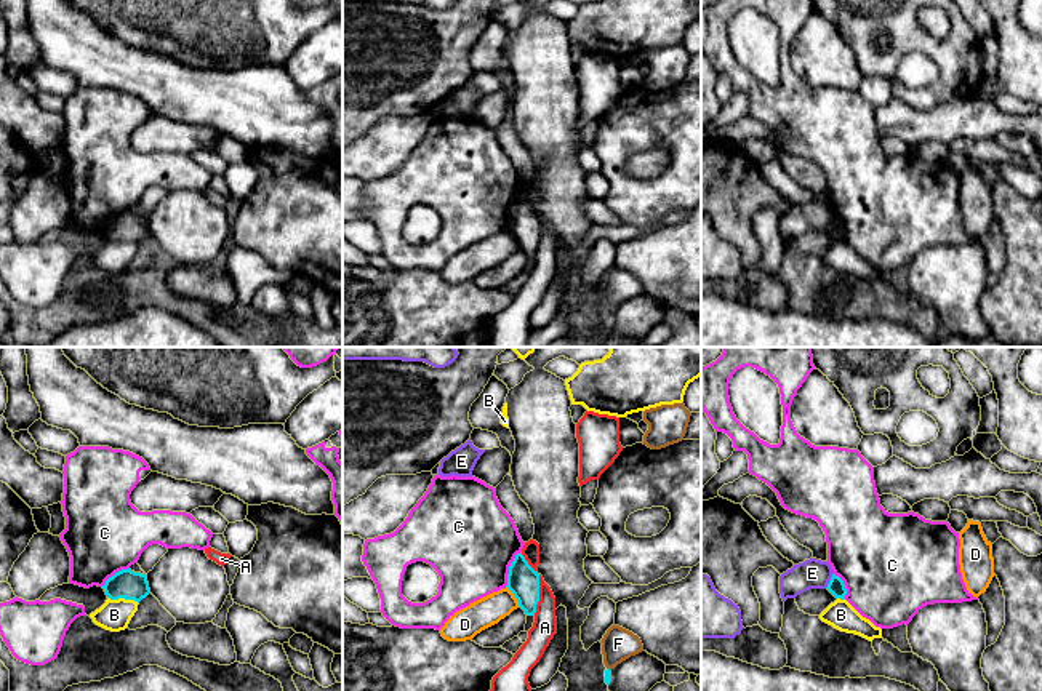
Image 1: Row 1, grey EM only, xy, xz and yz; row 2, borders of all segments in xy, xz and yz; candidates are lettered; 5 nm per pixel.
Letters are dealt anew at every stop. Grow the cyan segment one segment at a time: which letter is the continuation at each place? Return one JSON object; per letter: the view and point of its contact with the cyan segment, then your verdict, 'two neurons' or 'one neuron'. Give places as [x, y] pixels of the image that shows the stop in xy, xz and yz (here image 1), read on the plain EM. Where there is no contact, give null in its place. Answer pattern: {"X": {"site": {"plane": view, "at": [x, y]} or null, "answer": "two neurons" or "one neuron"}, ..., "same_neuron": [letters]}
{"A": {"site": {"plane": "xz", "at": [538, 237]}, "answer": "two neurons"}, "B": {"site": {"plane": "xy", "at": [124, 239]}, "answer": "two neurons"}, "C": {"site": {"plane": "xz", "at": [509, 210]}, "answer": "two neurons"}, "D": {"site": {"plane": "xz", "at": [514, 237]}, "answer": "two neurons"}, "E": {"site": {"plane": "yz", "at": [829, 223]}, "answer": "two neurons"}, "F": {"site": {"plane": "xz", "at": [609, 311]}, "answer": "two neurons"}, "same_neuron": []}

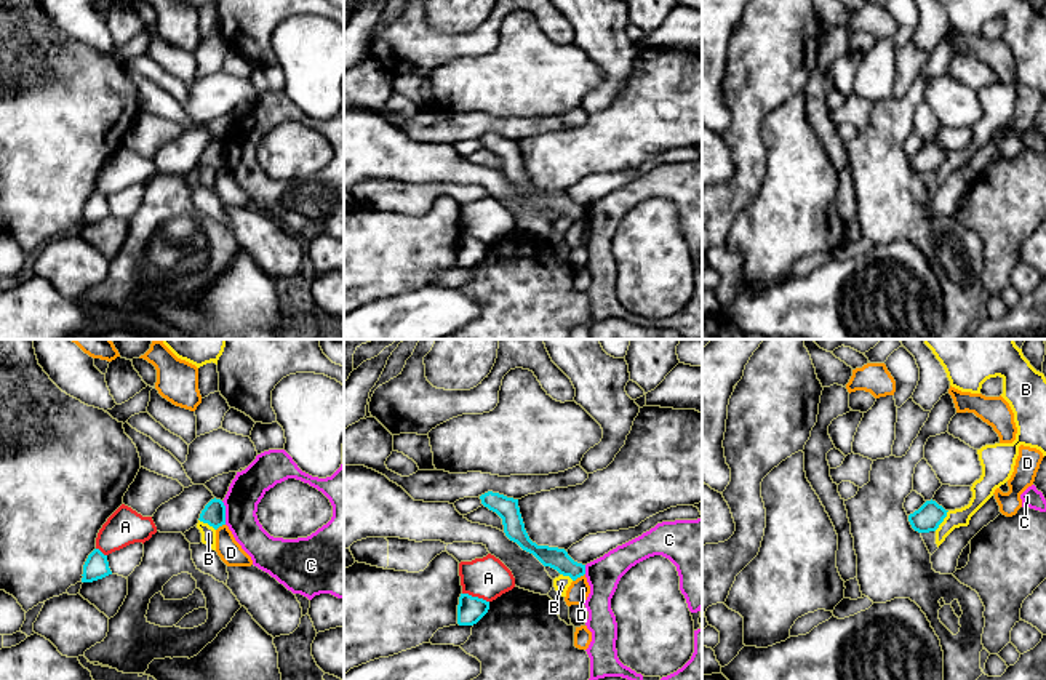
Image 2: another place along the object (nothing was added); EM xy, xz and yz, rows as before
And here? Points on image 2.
{"A": {"site": {"plane": "xz", "at": [475, 239]}, "answer": "two neurons"}, "B": {"site": {"plane": "yz", "at": [942, 162]}, "answer": "two neurons"}, "C": {"site": {"plane": "xy", "at": [224, 154]}, "answer": "two neurons"}, "D": {"site": {"plane": "xz", "at": [578, 218]}, "answer": "two neurons"}, "same_neuron": []}

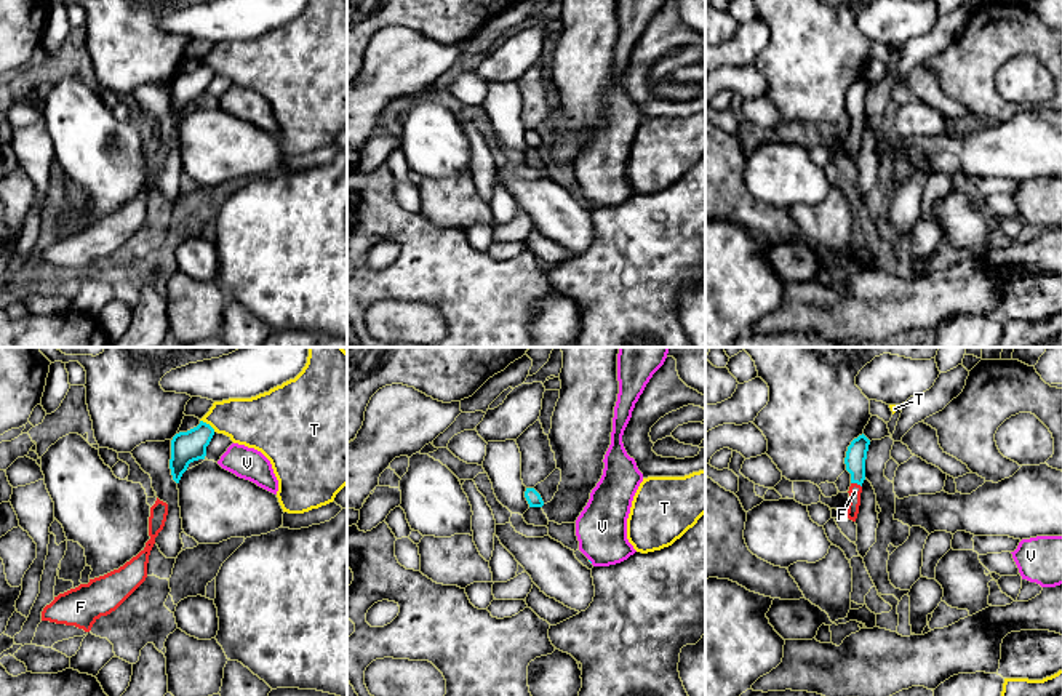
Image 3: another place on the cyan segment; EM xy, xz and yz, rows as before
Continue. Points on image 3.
{"F": {"site": {"plane": "yz", "at": [856, 124]}, "answer": "one neuron"}, "T": {"site": {"plane": "xy", "at": [208, 66]}, "answer": "two neurons"}, "V": {"site": null, "answer": "two neurons"}, "same_neuron": ["F"]}

